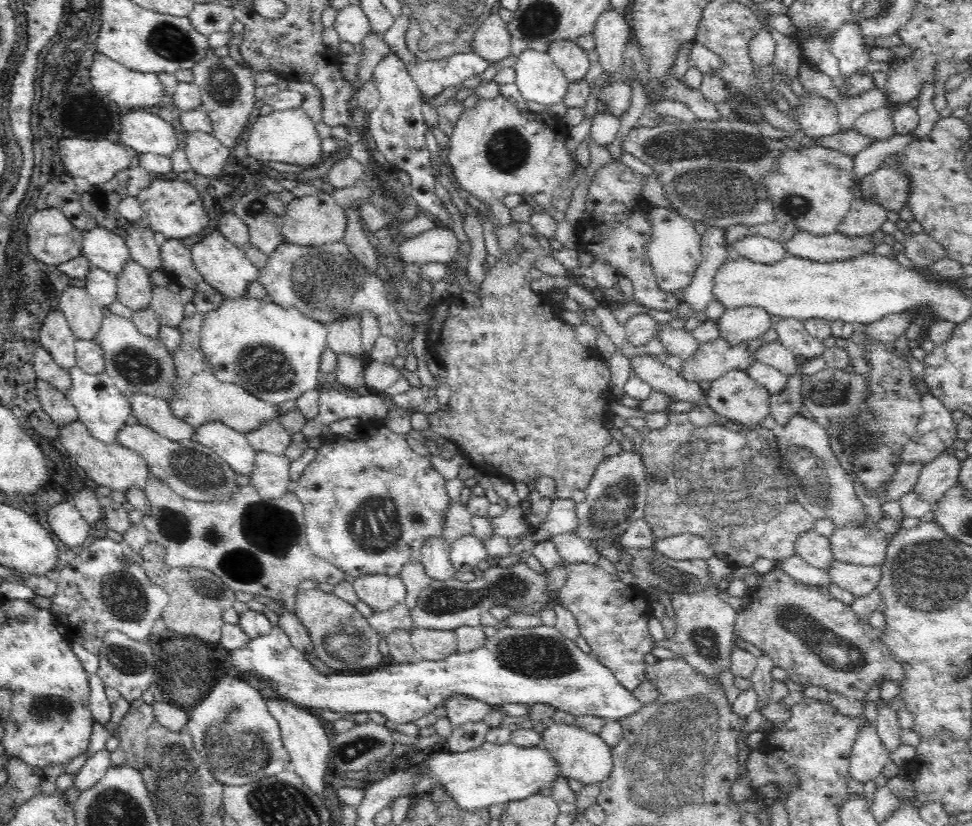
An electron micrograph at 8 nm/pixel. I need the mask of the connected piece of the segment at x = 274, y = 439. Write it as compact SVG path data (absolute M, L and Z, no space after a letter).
M279 418L268 421L260 429L247 433L245 438L254 451L276 456L286 456L286 449L291 444L291 435L282 427Z

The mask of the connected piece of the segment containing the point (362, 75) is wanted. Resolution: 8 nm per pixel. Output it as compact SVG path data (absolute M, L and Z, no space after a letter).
M368 32L362 40L364 50L362 50L360 66L358 67L358 76L355 82L352 82L354 91L351 92L348 110L350 114L354 114L359 108L356 98L360 91L367 83L372 81L375 66L384 58L384 56L392 53L391 46L384 40L383 36Z

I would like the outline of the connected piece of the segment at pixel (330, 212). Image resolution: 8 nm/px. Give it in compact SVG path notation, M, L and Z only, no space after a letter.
M320 190L312 196L296 197L285 207L285 222L281 230L284 243L319 247L343 241L347 227L347 211L334 201L330 192Z

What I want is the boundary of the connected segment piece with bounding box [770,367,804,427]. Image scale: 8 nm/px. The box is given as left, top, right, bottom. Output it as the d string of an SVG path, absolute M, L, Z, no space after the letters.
M799 367L794 374L788 375L784 391L770 397L771 415L776 419L778 427L786 427L793 416L800 414L804 409L801 396L802 378Z

